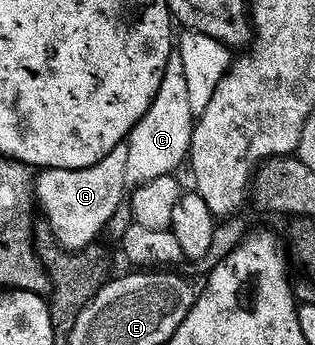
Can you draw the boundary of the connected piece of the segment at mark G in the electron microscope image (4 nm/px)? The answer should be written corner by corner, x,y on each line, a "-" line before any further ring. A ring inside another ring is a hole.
127,143
116,145
95,165
84,169
52,169
47,167
35,177
34,194
39,211
48,217
55,238
65,242
82,242
91,245
111,217
121,209
128,184
124,171
128,157

